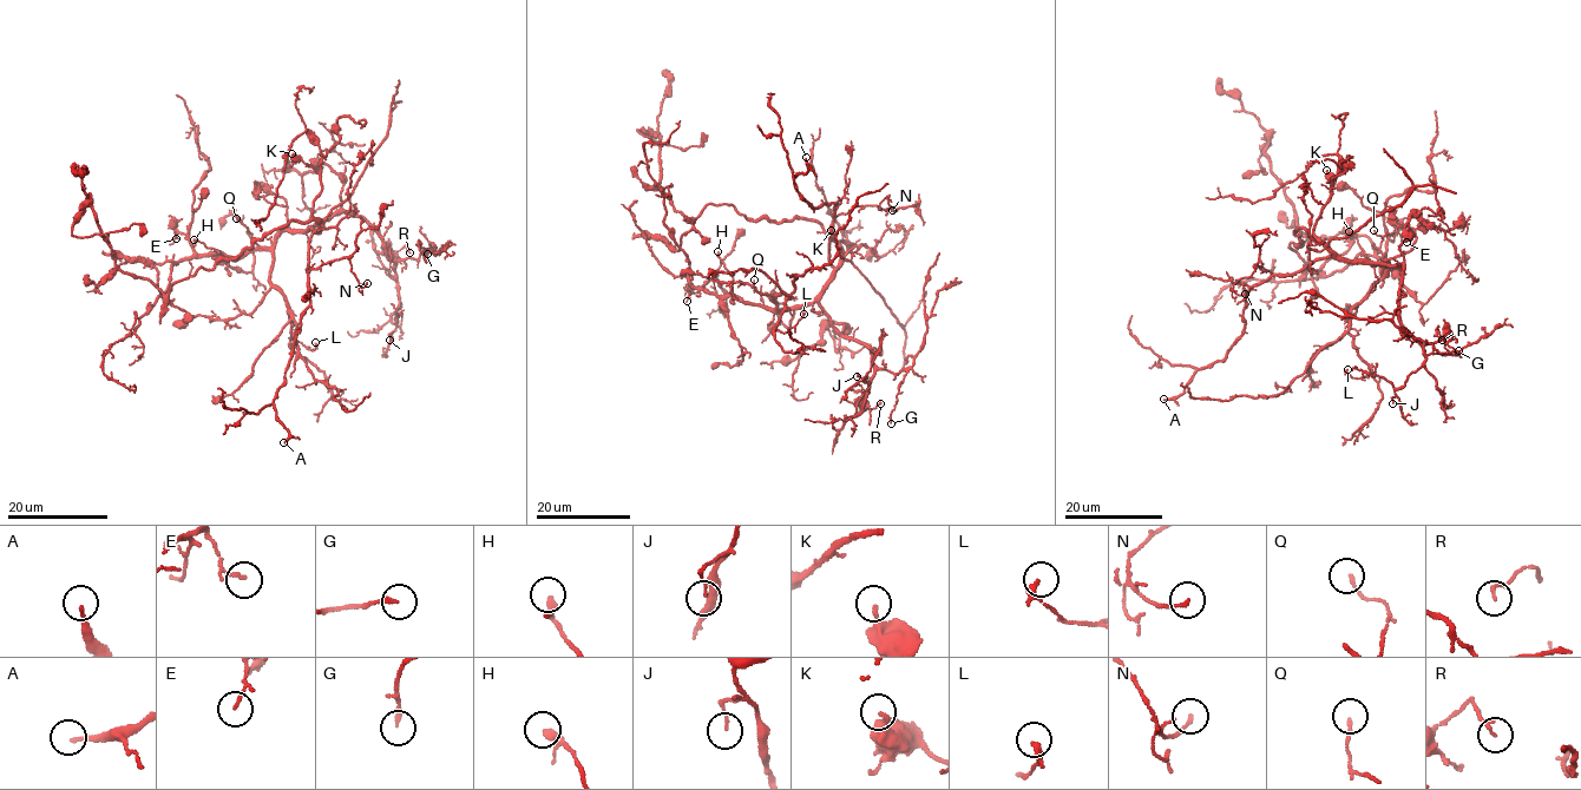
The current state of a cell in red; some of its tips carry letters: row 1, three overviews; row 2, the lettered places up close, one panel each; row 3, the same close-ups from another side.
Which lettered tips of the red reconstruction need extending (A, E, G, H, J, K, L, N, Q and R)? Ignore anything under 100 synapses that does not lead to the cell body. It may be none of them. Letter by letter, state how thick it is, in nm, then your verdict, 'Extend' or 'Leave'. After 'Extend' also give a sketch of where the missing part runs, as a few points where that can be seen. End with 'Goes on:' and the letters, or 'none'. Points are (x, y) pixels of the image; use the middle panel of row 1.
A: Thickness 160 nm. Leave
E: Thickness 80 nm. Leave
G: Thickness 190 nm. Leave
H: Thickness 220 nm. Leave
J: Thickness 90 nm. Leave
K: Thickness 200 nm. Leave
L: Thickness 220 nm. Leave
N: Thickness 120 nm. Leave
Q: Thickness 140 nm. Leave
R: Thickness 150 nm. Leave
Goes on: none

